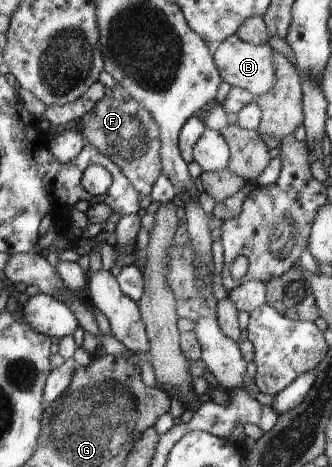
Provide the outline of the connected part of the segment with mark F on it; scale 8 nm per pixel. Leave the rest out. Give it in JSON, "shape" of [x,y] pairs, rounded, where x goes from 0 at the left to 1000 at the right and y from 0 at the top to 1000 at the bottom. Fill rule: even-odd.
{"shape":[[[310,206],[283,225],[277,240],[262,240],[241,255],[247,291],[262,296],[271,310],[286,313],[310,332],[334,338],[367,360],[370,373],[443,433],[461,390],[485,377],[479,334],[488,334],[485,274],[455,240],[401,210],[370,218]]]}

